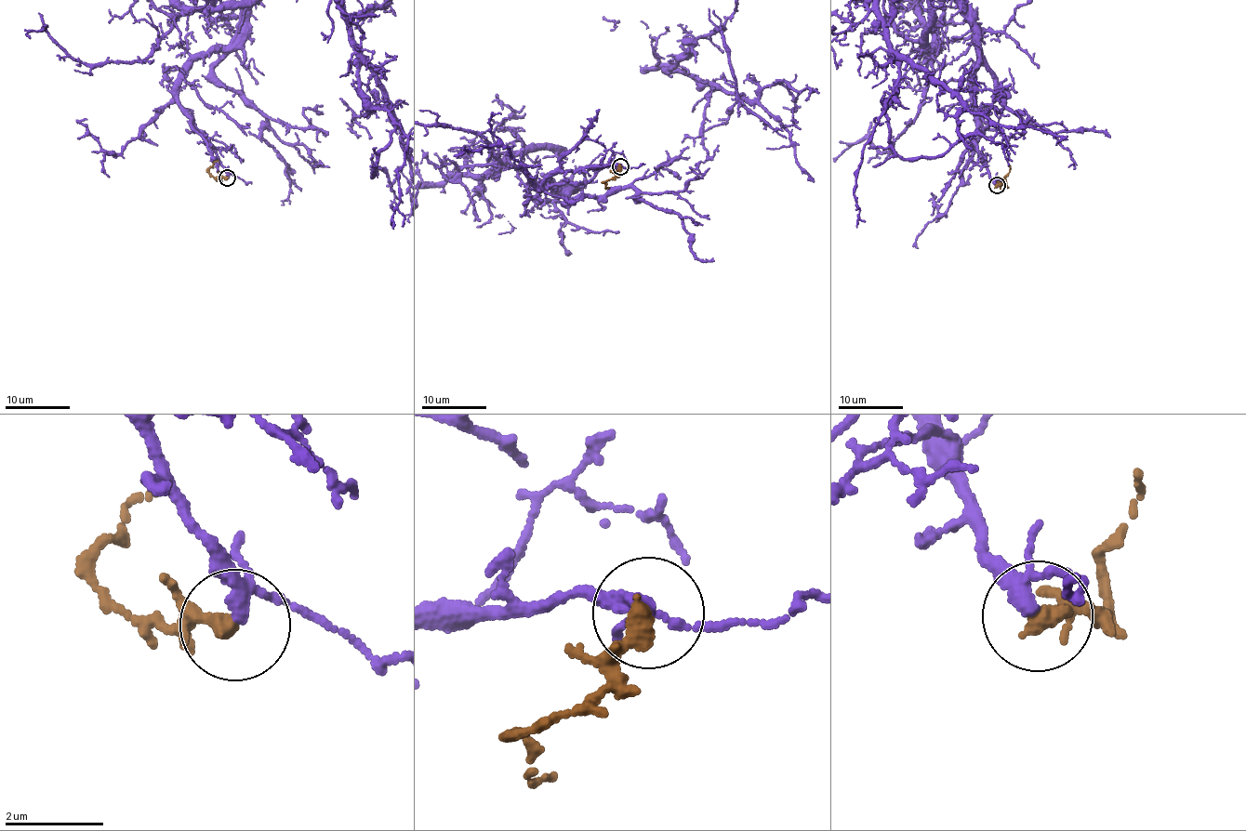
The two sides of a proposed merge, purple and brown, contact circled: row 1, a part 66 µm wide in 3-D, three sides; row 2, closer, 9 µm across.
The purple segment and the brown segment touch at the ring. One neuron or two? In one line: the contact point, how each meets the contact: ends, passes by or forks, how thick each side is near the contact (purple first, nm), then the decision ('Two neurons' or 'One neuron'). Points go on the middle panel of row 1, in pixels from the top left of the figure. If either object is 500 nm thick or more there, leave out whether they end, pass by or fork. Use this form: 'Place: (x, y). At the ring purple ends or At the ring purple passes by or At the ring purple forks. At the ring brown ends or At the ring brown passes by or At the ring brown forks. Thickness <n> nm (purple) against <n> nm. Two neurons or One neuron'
Place: (620, 166). At the ring purple forks. At the ring brown ends. Thickness 190 nm (purple) against 400 nm. One neuron

